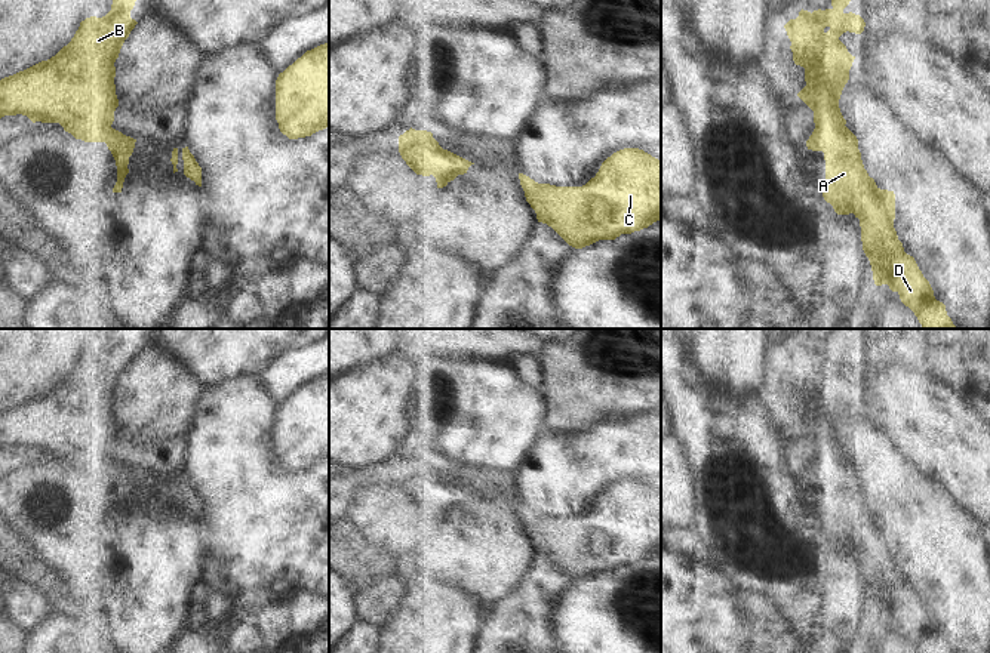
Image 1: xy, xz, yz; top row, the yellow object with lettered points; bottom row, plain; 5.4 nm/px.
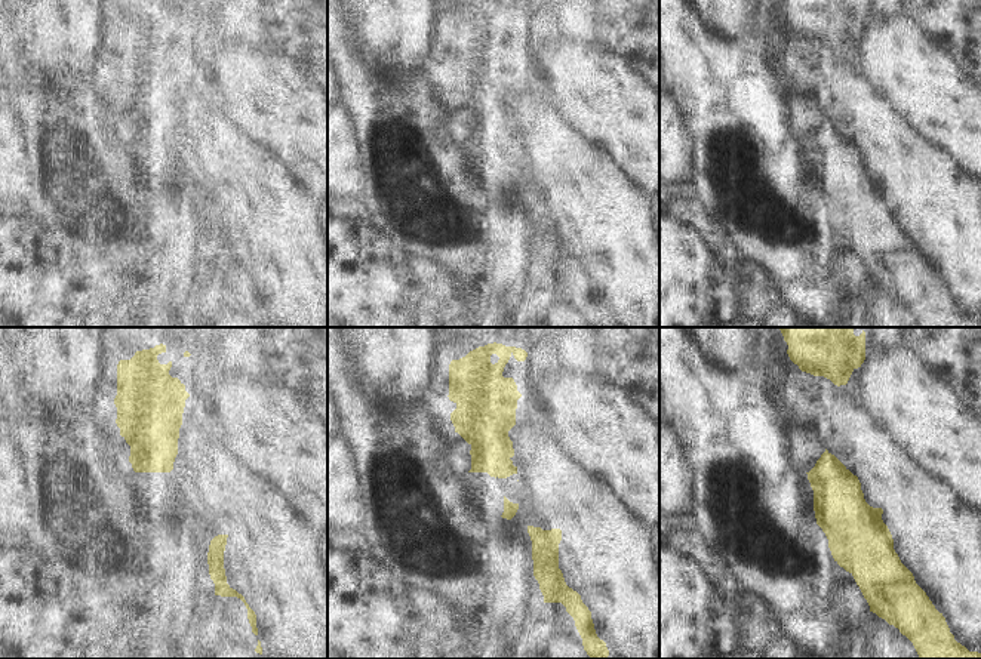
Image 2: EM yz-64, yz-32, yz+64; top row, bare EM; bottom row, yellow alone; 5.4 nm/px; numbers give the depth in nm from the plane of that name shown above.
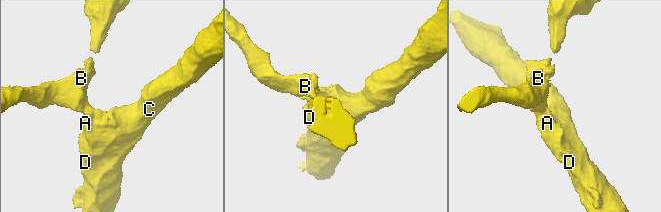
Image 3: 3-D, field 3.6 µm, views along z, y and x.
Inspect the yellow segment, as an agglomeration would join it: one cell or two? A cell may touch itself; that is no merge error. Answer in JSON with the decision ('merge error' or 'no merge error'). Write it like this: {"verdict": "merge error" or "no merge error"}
{"verdict": "no merge error"}

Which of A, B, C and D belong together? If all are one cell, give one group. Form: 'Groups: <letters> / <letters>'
Groups: A B C D.

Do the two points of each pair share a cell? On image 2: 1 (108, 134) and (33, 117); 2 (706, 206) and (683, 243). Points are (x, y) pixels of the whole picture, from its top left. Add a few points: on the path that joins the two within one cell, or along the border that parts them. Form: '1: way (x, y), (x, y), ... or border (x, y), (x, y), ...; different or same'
1: way (89, 134), (65, 117), (52, 120); same
2: border (691, 212), (723, 242); different

